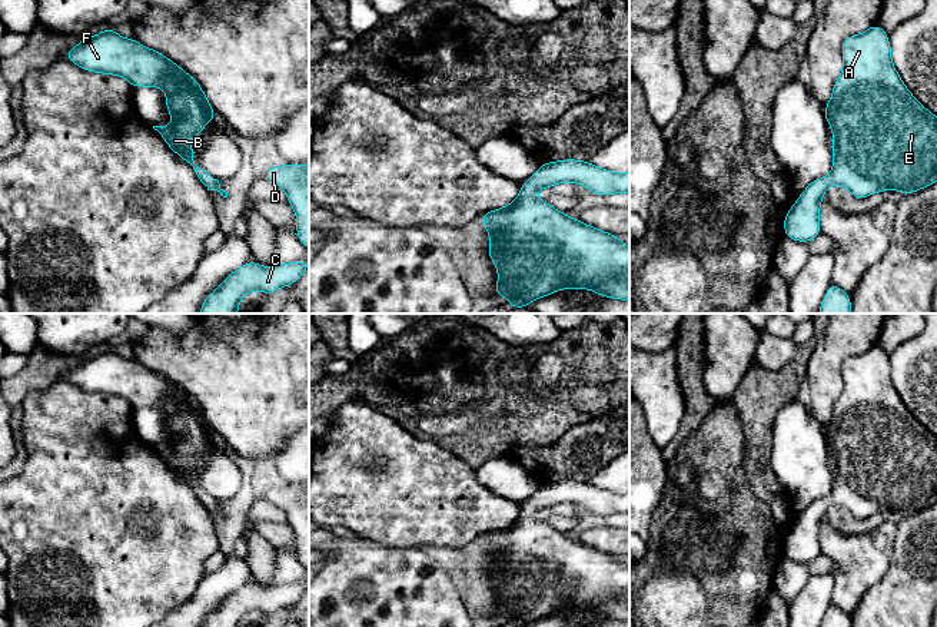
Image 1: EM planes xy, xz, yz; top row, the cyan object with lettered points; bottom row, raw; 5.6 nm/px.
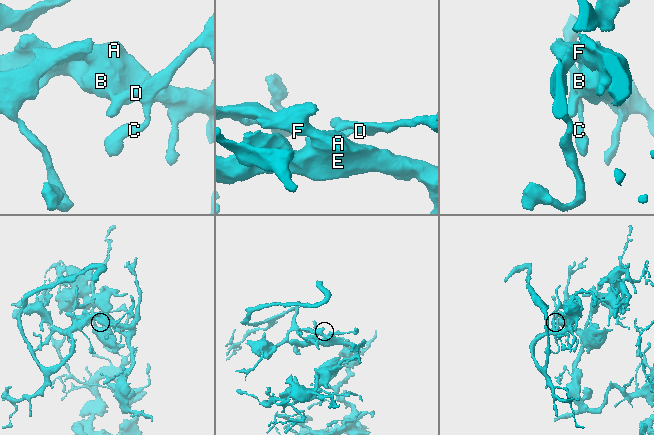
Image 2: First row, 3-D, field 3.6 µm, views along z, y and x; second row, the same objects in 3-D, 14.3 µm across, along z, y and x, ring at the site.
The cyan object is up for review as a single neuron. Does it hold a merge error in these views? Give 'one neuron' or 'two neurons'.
one neuron

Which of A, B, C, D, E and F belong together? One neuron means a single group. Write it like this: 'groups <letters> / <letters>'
groups A B C D E F

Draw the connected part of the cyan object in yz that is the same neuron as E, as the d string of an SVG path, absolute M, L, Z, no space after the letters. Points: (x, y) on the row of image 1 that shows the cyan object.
M878 24L843 42L843 72L824 107L834 137L833 170L813 180L784 218L785 236L811 242L820 233L820 203L830 185L841 186L855 199L881 190L904 195L937 182L937 116L906 87L891 62L888 33Z

